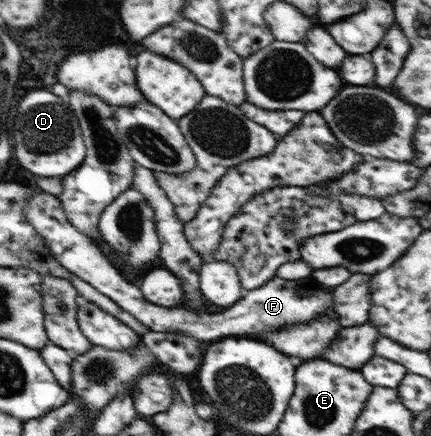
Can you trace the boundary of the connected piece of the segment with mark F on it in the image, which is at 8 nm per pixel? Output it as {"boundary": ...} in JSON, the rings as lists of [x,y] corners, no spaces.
{"boundary":[[[34,190],[33,195],[27,199],[25,215],[27,215],[27,220],[35,226],[39,235],[44,238],[47,246],[52,250],[52,255],[66,270],[77,275],[79,279],[90,283],[99,293],[110,297],[117,305],[131,313],[139,323],[154,331],[156,336],[160,336],[163,332],[169,332],[185,334],[195,337],[195,339],[203,339],[203,341],[221,339],[221,337],[227,338],[231,335],[254,337],[259,333],[271,333],[271,331],[285,329],[287,325],[307,323],[307,321],[313,321],[321,315],[325,317],[327,309],[331,309],[334,305],[333,289],[314,278],[286,280],[279,276],[273,276],[257,289],[244,292],[239,301],[217,315],[197,315],[195,311],[183,307],[167,309],[157,307],[145,299],[139,287],[131,285],[125,279],[121,271],[107,259],[100,246],[73,227],[73,224],[67,220],[58,197],[45,192],[37,193]]]}

